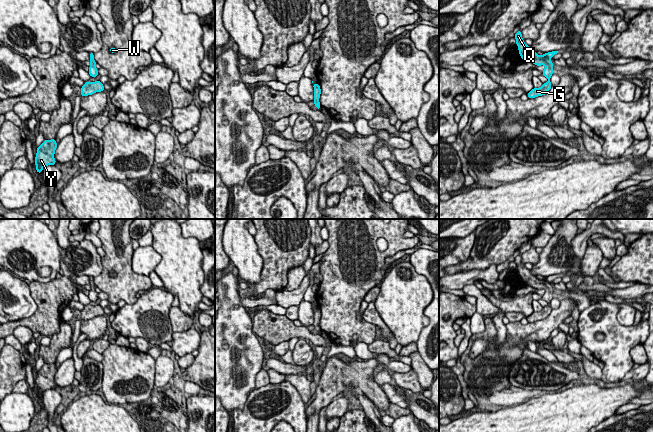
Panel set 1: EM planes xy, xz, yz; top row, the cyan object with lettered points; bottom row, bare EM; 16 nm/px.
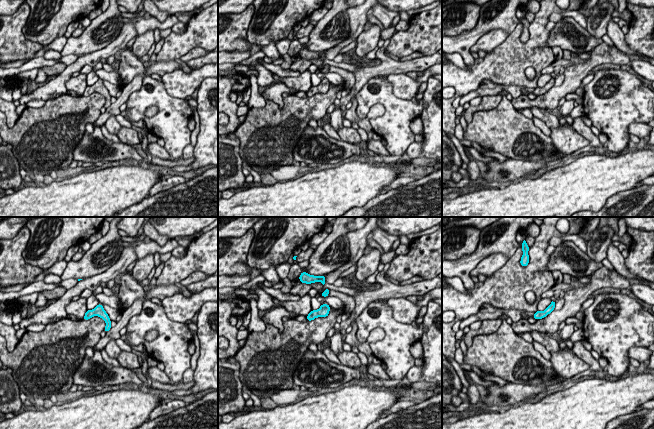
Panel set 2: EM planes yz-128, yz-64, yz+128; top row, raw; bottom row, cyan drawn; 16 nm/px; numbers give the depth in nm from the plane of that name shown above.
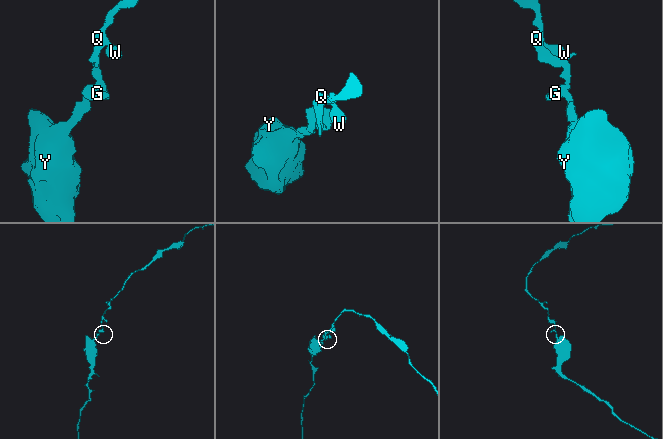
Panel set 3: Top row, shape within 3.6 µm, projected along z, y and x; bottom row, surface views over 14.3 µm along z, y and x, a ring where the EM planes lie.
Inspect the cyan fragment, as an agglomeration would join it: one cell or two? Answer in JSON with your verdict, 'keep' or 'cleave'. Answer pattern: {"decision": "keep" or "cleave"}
{"decision": "keep"}

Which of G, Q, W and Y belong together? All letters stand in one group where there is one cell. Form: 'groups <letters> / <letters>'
groups G Q W Y

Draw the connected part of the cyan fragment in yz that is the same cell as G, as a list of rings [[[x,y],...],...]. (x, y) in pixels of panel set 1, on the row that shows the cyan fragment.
[[[521,30],[515,33],[514,38],[516,39],[516,45],[518,46],[519,55],[523,60],[531,62],[538,67],[541,65],[545,66],[542,75],[545,76],[548,81],[546,83],[543,83],[541,87],[533,88],[530,92],[528,92],[528,98],[532,99],[547,94],[552,87],[550,78],[553,75],[553,62],[550,59],[555,54],[557,54],[558,51],[551,51],[540,56],[536,52],[534,52],[530,46],[524,43]]]

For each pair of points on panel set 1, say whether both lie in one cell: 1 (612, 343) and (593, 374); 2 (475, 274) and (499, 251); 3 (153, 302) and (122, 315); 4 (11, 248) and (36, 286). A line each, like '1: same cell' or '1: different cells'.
1: different cells
2: different cells
3: same cell
4: different cells

